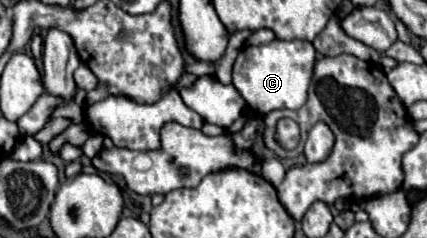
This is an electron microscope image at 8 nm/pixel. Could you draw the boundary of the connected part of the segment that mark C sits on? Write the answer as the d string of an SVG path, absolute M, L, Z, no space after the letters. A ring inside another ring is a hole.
M274 40L264 46L244 46L232 70L232 82L256 114L290 108L298 110L306 104L308 86L316 62L316 50L308 40Z

